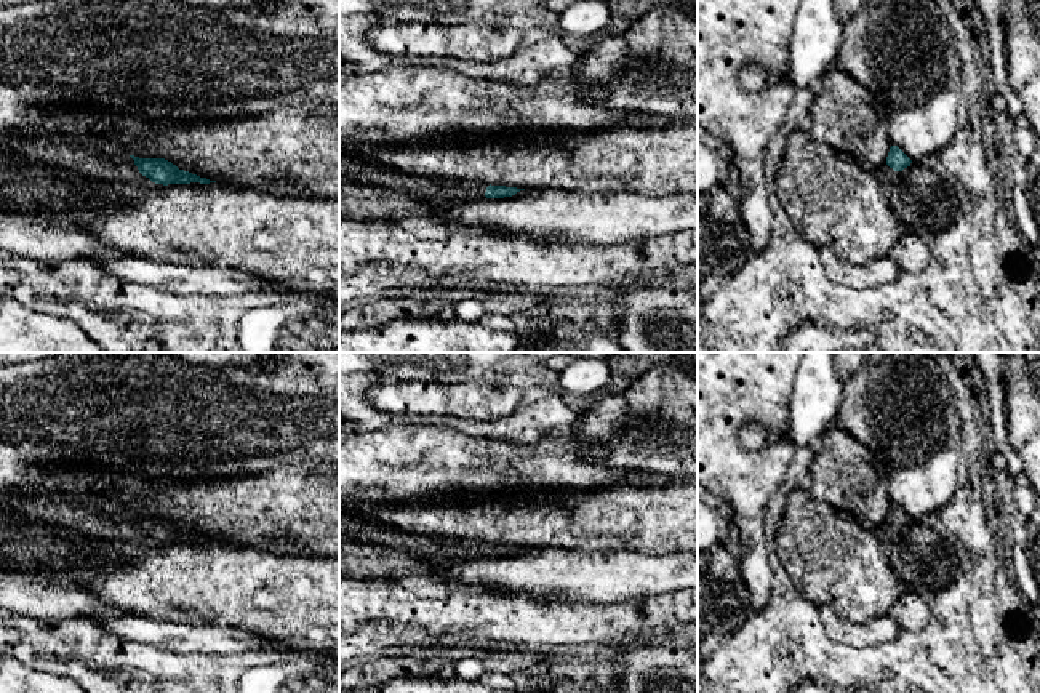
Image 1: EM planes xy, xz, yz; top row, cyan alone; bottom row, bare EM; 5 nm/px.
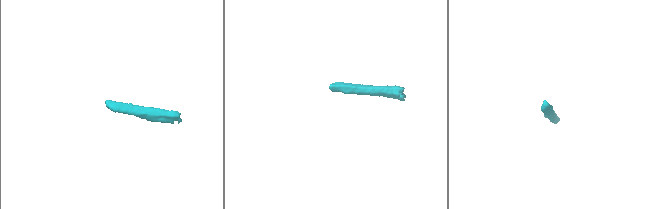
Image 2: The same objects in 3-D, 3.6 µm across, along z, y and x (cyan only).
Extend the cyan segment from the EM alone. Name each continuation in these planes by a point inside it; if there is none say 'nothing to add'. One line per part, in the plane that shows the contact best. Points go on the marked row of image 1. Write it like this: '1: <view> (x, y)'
1: xy (42, 168)

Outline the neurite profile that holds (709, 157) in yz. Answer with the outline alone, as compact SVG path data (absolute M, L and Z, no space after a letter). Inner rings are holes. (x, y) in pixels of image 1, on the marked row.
M698 126L698 194L707 194L718 187L718 165L723 154Z

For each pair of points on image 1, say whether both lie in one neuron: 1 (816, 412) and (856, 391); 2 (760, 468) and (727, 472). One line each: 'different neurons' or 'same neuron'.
1: different neurons
2: same neuron

